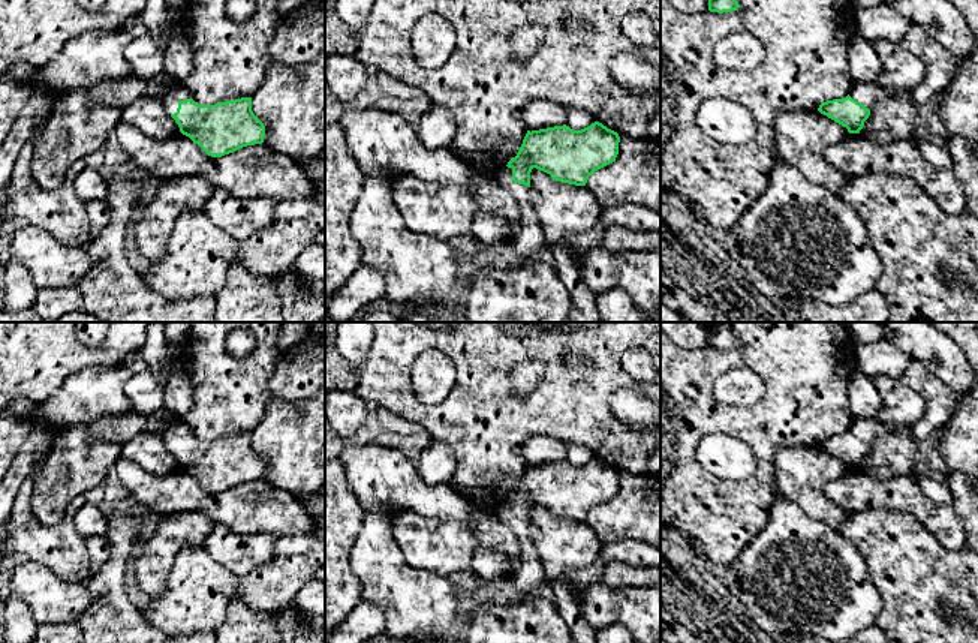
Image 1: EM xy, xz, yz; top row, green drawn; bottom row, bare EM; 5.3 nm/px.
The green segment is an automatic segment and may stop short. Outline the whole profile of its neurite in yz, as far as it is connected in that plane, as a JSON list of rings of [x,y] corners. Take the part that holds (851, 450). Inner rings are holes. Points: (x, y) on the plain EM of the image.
[[[917,360],[909,361],[902,381],[924,400],[924,414],[918,423],[893,429],[873,418],[855,418],[846,433],[822,438],[818,447],[846,463],[849,469],[860,469],[870,444],[882,435],[896,433],[918,444],[936,435],[954,411],[953,391]]]

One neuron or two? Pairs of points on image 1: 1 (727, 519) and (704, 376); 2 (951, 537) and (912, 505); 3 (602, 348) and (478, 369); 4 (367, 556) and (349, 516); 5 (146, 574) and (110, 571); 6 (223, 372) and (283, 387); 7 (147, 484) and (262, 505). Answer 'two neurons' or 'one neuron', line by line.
1: one neuron
2: one neuron
3: one neuron
4: two neurons
5: two neurons
6: two neurons
7: one neuron

